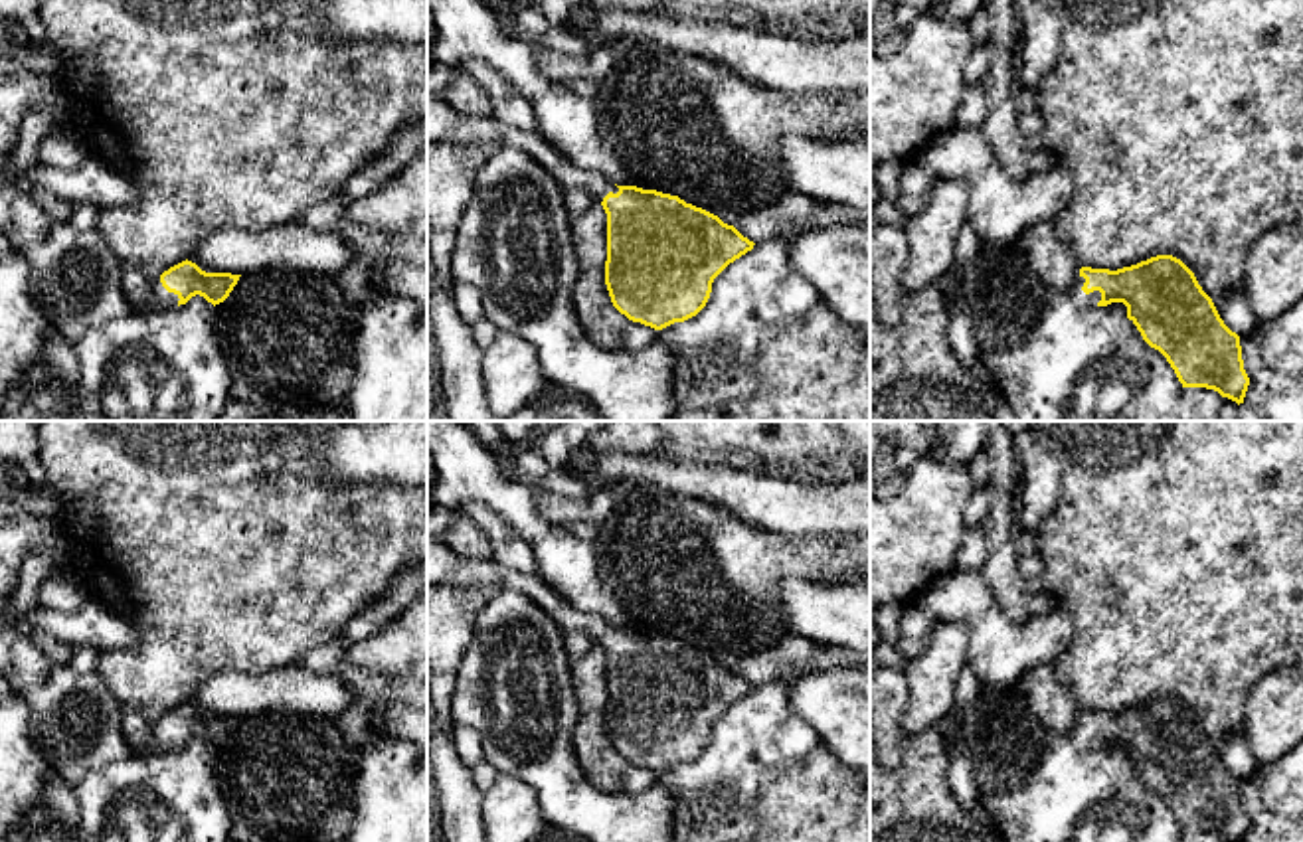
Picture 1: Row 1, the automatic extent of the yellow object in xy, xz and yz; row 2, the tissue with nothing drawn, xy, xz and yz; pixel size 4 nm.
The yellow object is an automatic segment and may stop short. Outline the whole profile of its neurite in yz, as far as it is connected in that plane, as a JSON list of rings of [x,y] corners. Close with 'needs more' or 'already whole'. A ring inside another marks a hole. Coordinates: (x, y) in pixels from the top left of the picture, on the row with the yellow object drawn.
[[[1157,255],[1117,271],[1082,267],[1070,293],[1082,308],[1123,302],[1127,318],[1143,340],[1167,358],[1182,387],[1214,389],[1238,405],[1244,403],[1250,378],[1244,370],[1240,336],[1224,324],[1212,298],[1180,259]]]; needs more

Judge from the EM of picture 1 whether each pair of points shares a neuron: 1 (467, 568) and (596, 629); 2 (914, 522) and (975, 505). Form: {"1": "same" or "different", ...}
{"1": "same", "2": "different"}

